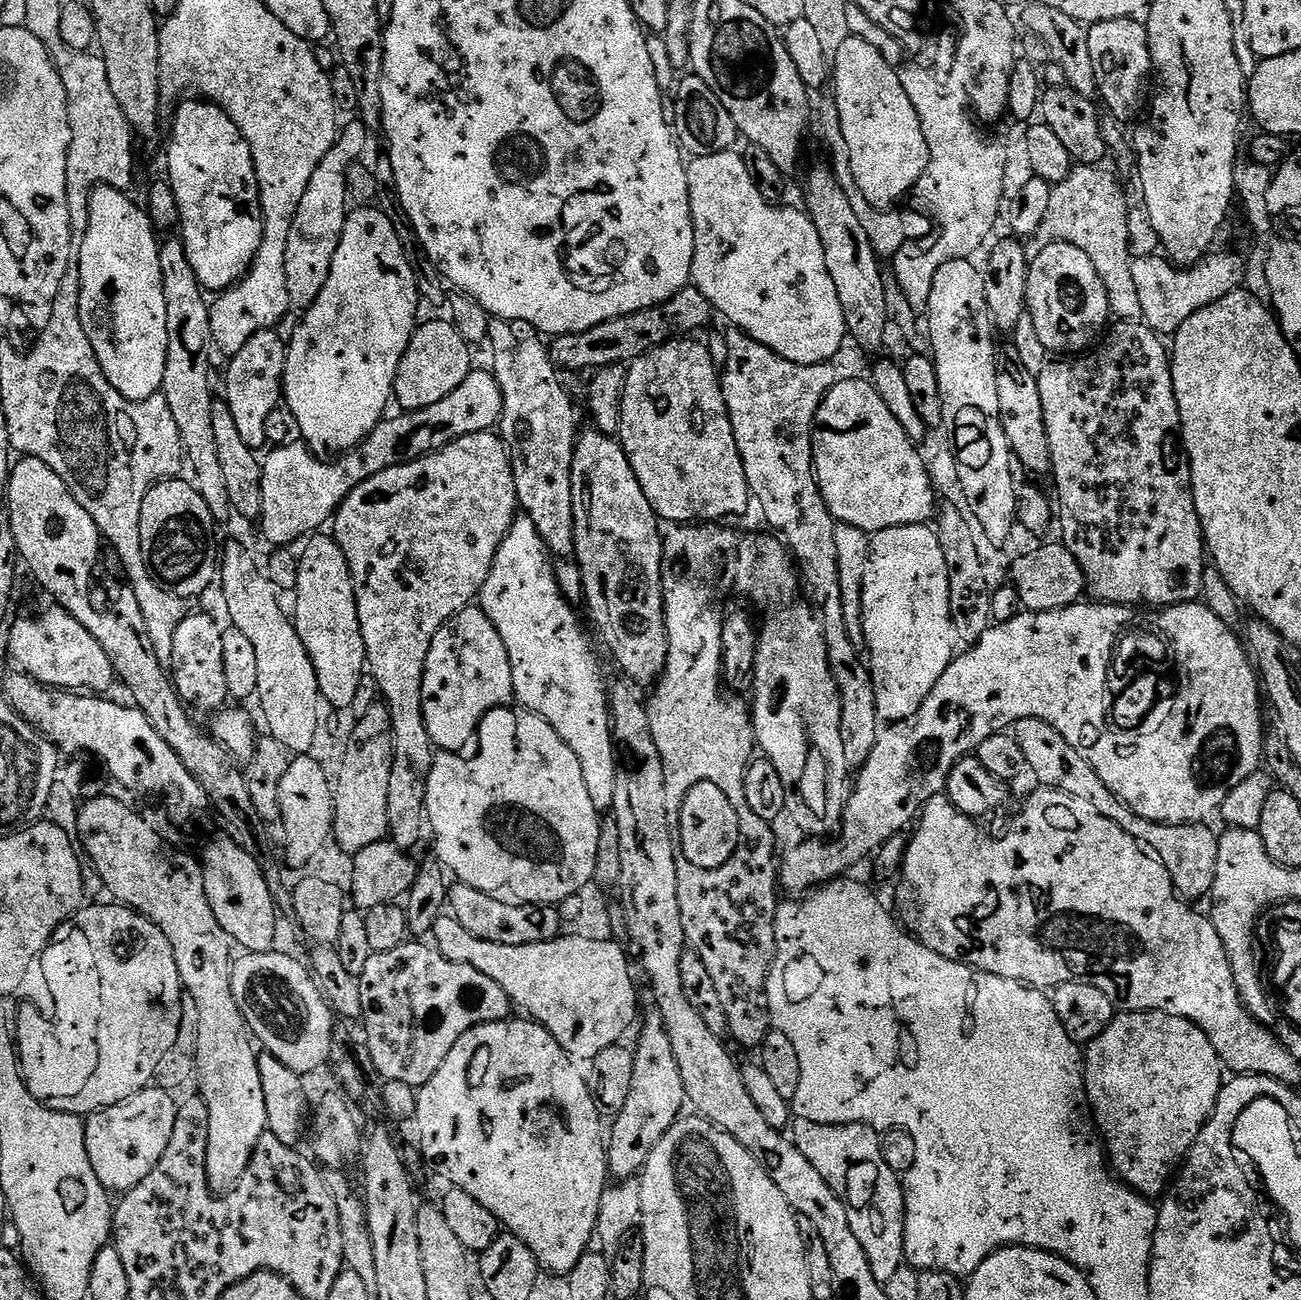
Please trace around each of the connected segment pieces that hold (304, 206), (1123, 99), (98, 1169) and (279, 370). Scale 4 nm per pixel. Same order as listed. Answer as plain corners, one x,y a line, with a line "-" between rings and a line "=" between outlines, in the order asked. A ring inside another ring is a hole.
363,123
348,124
339,129
334,146
322,158
322,162
314,170
310,182
306,186
306,194
302,194
302,202
298,202
296,213
292,215
292,225
288,230
288,240
284,250
284,289
287,292
289,305
293,309
307,310
318,298
322,286
326,286
326,278
330,274
330,266
334,258
334,250
340,240
340,231
344,228
344,217
349,211
350,189
348,186
348,169
353,167
352,152
360,152
368,144
369,129
=
1134,18
1103,20
1087,29
1086,41
1089,46
1090,63
1093,66
1093,78
1096,79
1099,103
1101,105
1104,103
1108,107
1113,121
1135,121
1141,111
1142,97
1152,74
1143,24
=
116,1104
105,1111
92,1113
84,1125
84,1145
94,1166
94,1174
98,1182
102,1182
102,1186
112,1194
125,1194
131,1191
148,1174
156,1170
167,1150
168,1141
164,1136
169,1139
174,1136
174,1132
156,1132
156,1140
148,1140
152,1132
132,1132
132,1136
144,1136
144,1144
124,1144
124,1140
128,1140
128,1128
124,1128
128,1112
132,1112
132,1108
120,1108
-
124,1148
132,1148
132,1152
136,1152
136,1148
144,1148
144,1156
140,1156
140,1160
132,1160
132,1156
124,1156
=
269,330
254,334
238,354
227,361
228,373
224,376
224,392
230,411
234,416
238,433
249,446
264,436
264,427
272,416
272,411
282,400
282,381
284,378
284,357
286,344
280,341
279,331

